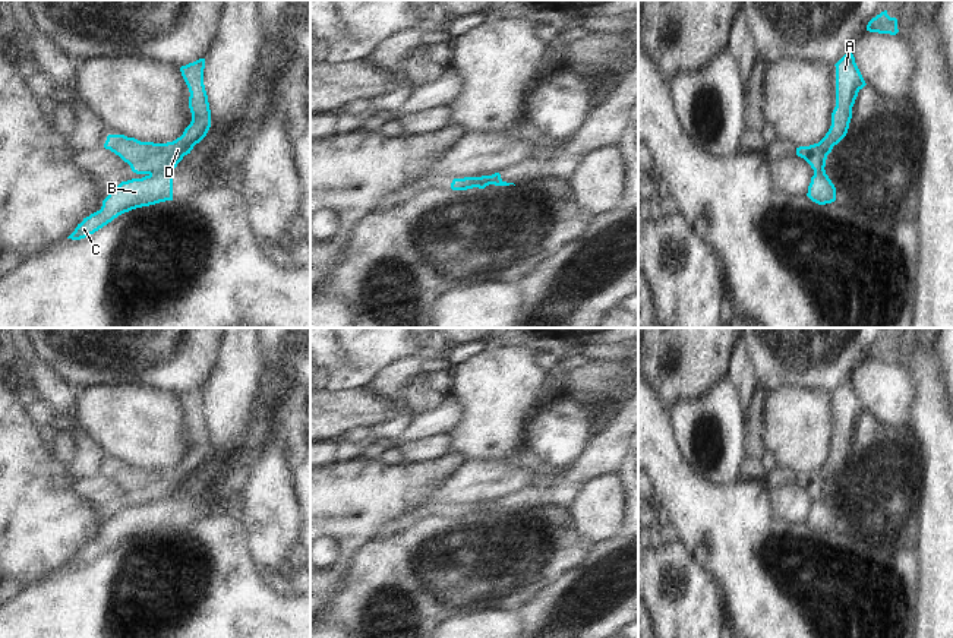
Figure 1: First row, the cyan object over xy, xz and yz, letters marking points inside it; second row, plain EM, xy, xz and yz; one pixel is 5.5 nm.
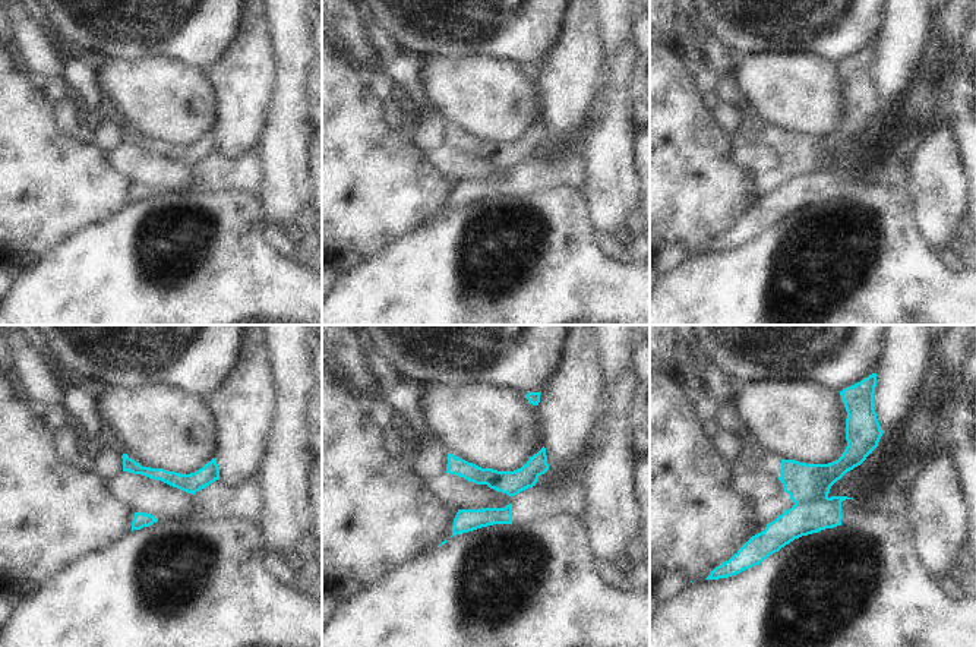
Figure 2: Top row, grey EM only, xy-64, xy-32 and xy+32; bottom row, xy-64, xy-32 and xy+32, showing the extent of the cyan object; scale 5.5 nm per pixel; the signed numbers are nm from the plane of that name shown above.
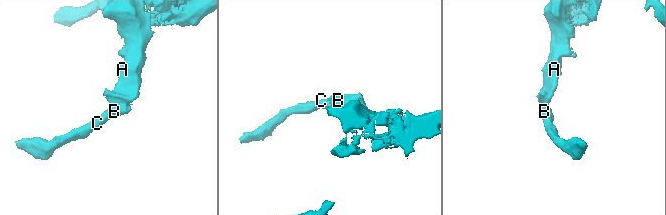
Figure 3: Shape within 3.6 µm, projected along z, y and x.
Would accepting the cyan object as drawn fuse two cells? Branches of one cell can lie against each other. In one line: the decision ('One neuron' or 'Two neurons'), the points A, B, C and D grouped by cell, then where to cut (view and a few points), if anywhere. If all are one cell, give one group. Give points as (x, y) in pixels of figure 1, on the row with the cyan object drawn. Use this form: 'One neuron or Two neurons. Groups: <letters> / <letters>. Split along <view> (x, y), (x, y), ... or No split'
Two neurons. Groups: A D / B C. Split along xy (173, 169), (150, 176)

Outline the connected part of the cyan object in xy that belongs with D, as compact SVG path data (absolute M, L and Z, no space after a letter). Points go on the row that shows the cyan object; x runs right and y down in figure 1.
M205 59L180 67L190 92L189 108L192 113L192 121L180 138L167 143L154 143L141 142L124 135L108 135L104 148L119 155L136 174L152 176L174 170L183 157L190 154L193 146L206 136L211 127L211 110L203 85L203 69Z

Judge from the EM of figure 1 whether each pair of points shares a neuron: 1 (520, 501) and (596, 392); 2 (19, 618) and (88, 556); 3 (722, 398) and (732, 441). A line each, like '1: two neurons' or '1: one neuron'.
1: two neurons
2: two neurons
3: one neuron

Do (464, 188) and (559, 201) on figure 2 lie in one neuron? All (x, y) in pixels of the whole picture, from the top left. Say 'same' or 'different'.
different

